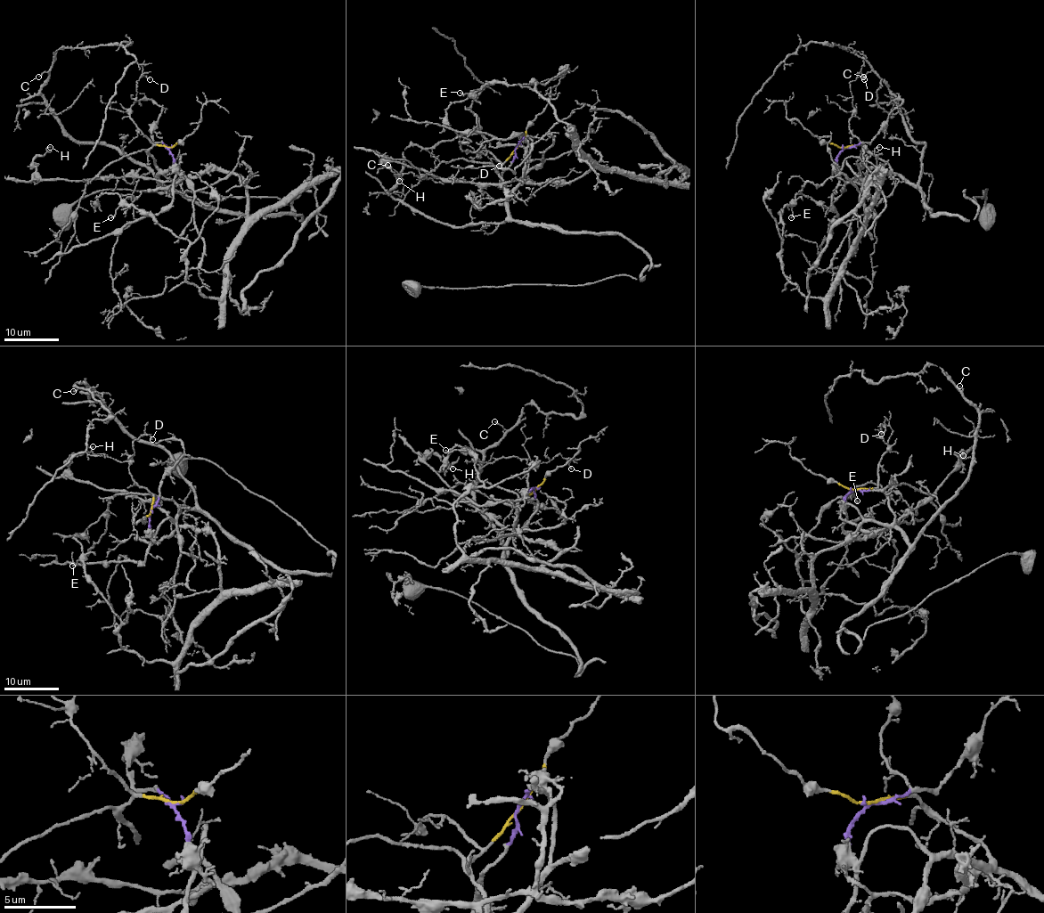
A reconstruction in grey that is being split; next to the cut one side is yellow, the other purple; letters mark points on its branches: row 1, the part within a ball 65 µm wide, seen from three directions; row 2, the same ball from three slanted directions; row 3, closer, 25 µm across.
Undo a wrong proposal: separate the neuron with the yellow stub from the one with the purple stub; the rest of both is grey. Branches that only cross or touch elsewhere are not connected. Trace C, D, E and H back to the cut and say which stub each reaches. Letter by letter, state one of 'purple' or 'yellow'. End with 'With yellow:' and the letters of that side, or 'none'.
C: yellow
D: yellow
E: purple
H: purple
With yellow: C, D

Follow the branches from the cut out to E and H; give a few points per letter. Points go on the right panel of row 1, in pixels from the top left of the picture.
E: (844, 148), (839, 176), (881, 178), (866, 179), (865, 228), (824, 297), (783, 271), (786, 205), (791, 217)
H: (844, 148), (837, 158), (839, 176), (873, 183), (881, 178), (860, 179), (860, 171), (862, 160), (880, 146)

